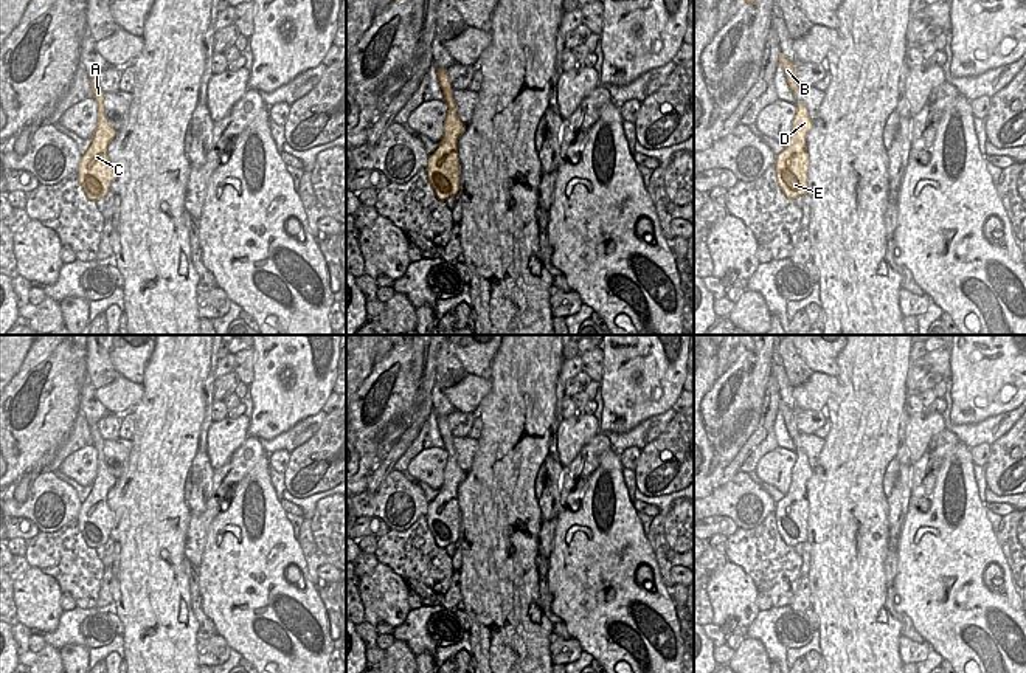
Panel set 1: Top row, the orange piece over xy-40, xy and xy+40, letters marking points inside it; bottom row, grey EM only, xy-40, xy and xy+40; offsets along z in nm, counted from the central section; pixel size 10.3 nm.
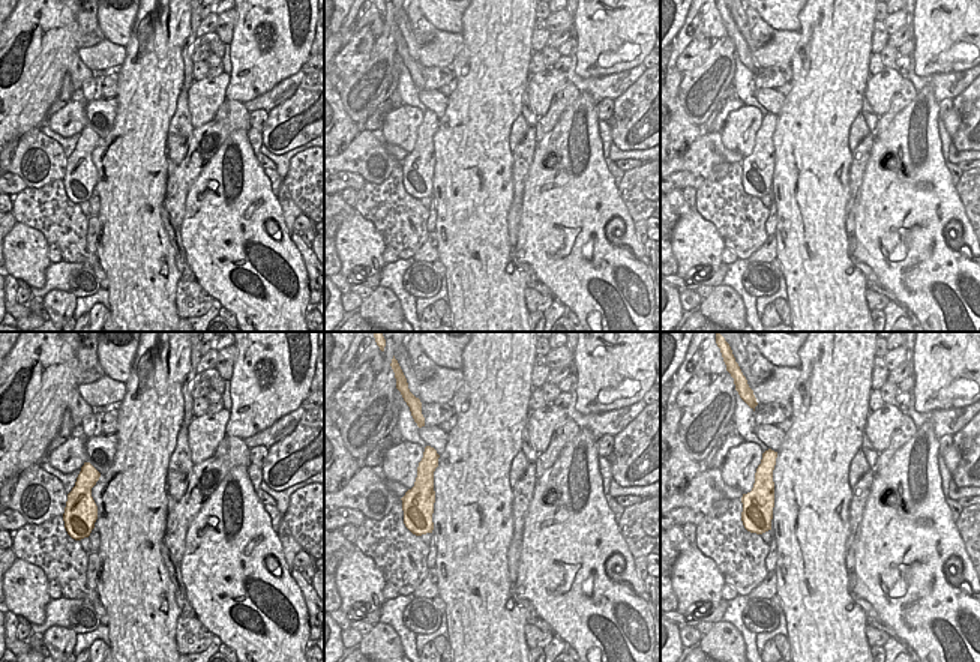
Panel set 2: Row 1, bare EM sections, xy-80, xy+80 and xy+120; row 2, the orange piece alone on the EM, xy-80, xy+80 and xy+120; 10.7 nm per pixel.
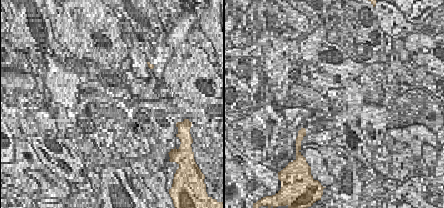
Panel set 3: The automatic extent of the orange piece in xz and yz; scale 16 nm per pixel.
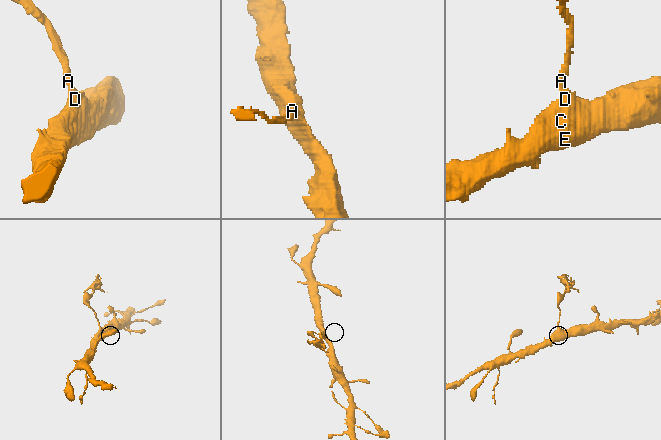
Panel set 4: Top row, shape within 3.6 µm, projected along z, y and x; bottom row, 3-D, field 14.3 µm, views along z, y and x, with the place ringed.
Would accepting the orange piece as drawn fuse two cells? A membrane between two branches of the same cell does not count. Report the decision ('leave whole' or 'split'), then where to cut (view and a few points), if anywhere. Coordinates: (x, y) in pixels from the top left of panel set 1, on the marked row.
split; cut xy (447, 103), (455, 107)

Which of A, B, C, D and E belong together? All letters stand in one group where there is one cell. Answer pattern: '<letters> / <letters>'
A B / C D E

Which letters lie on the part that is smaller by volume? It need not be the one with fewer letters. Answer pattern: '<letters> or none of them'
A, B

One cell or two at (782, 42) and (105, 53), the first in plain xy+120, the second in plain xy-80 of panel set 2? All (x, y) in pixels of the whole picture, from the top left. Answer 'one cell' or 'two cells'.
one cell

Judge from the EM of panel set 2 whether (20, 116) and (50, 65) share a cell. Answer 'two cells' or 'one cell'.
one cell

